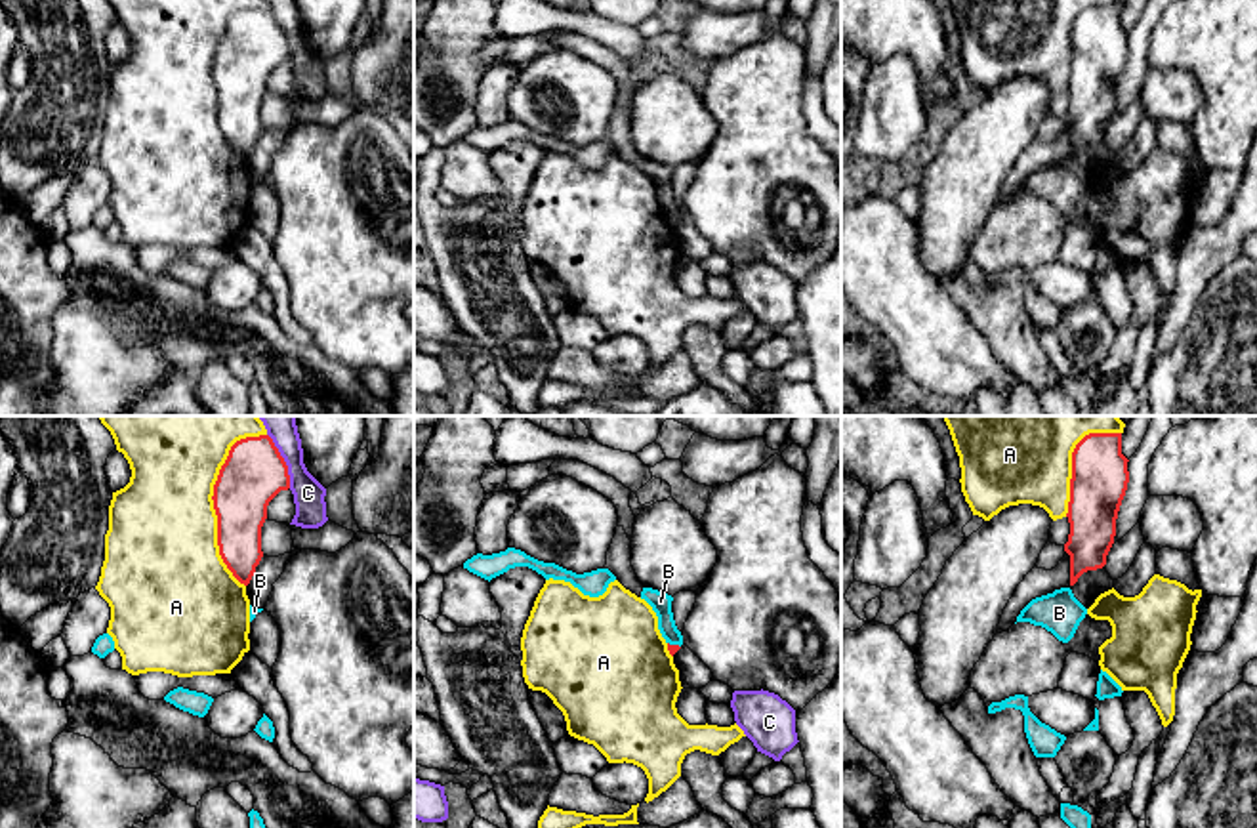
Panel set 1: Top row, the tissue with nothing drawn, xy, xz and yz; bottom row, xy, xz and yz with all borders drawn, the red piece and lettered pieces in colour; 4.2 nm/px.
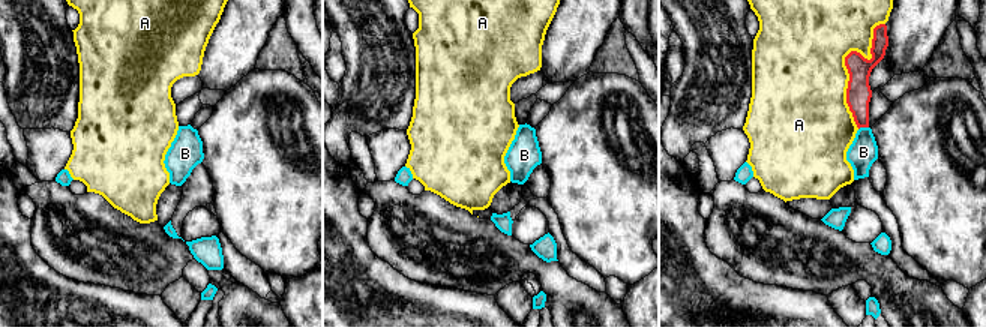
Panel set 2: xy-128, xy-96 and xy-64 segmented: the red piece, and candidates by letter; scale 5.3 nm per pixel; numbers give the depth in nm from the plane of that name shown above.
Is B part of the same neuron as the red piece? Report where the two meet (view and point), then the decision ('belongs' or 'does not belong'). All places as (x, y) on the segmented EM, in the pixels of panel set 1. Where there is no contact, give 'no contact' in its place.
xz (674, 645) | does not belong

